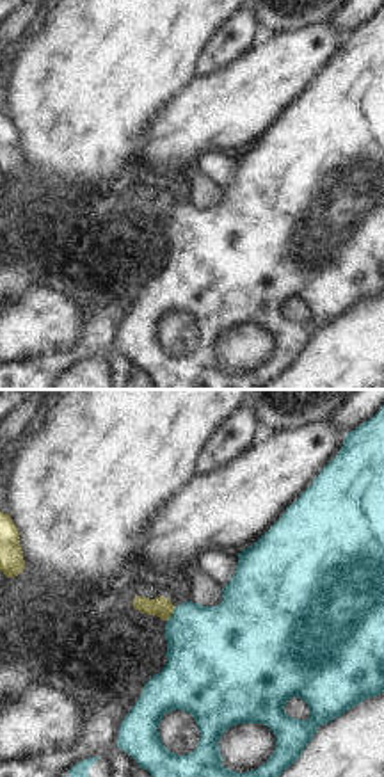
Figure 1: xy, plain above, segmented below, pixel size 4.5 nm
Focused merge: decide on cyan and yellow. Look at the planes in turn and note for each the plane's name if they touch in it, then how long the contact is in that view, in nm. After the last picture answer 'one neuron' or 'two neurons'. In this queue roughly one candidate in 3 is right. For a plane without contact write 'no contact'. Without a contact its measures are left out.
contact in xy; length 80 nm

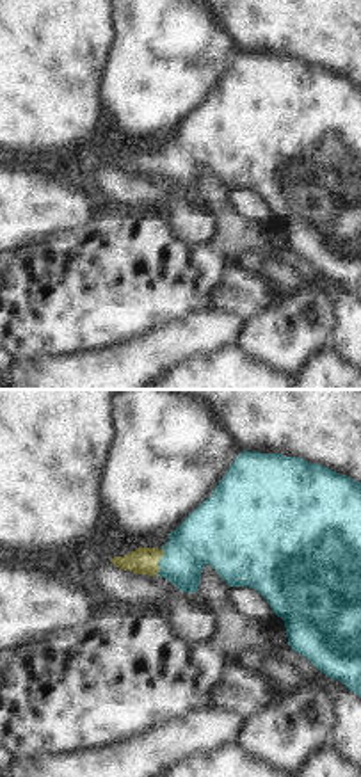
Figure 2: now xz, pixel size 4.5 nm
contact in xz; length 120 nm

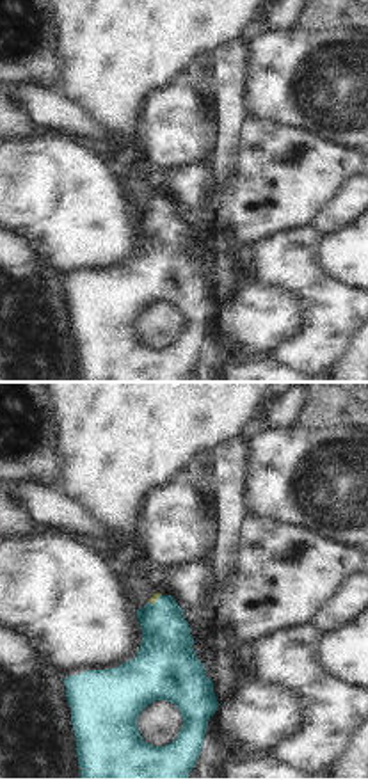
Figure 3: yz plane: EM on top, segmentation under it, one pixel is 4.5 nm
contact in yz; length 70 nm

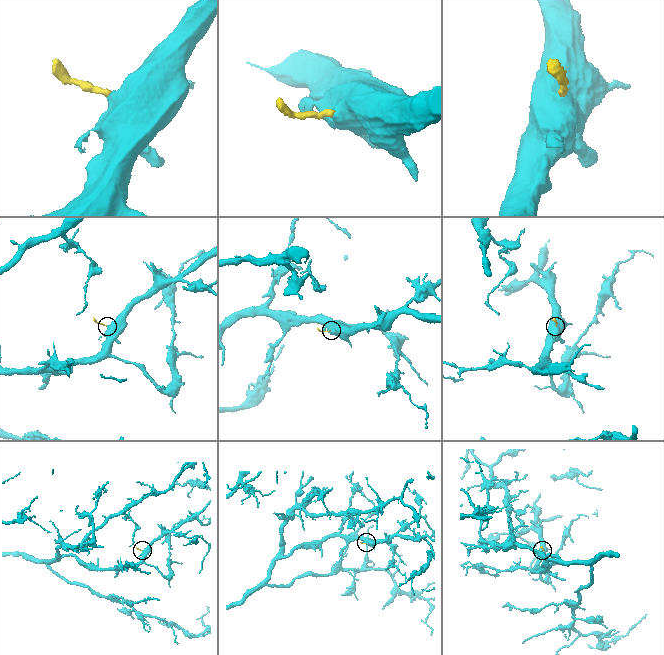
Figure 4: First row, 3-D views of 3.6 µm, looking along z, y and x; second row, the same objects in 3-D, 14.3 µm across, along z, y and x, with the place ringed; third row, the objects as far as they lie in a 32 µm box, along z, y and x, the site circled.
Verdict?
one neuron

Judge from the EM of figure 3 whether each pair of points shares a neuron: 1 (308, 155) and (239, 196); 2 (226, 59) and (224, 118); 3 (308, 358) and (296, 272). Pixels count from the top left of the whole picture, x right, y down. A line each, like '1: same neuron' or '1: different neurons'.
1: same neuron
2: same neuron
3: same neuron

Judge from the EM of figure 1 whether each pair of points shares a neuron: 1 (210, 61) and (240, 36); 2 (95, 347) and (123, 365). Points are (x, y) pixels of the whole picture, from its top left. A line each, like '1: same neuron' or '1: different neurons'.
1: same neuron
2: same neuron

